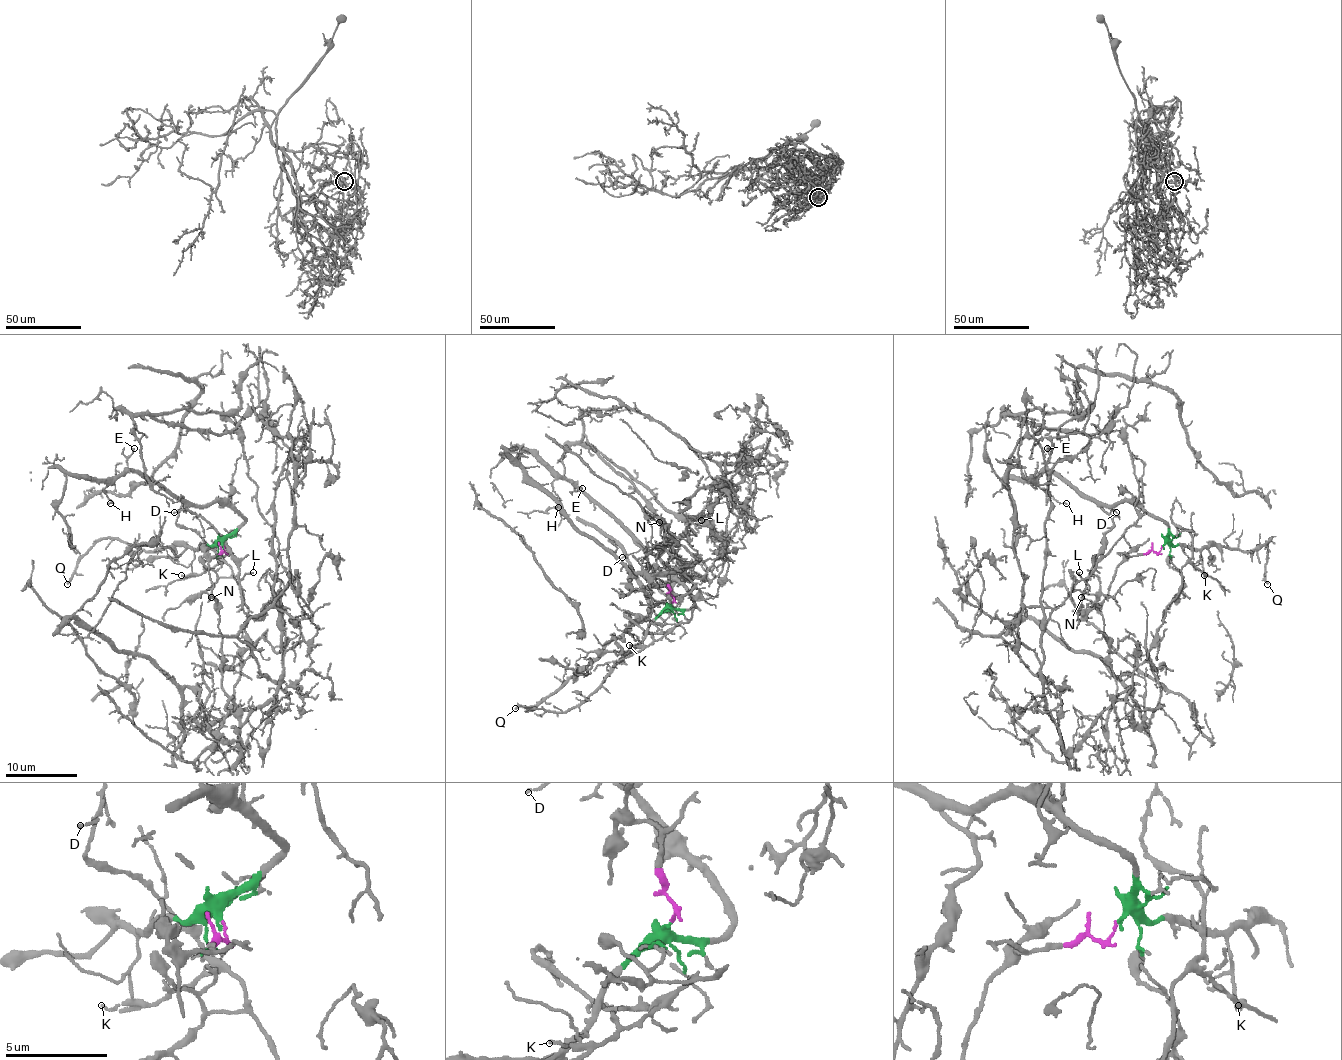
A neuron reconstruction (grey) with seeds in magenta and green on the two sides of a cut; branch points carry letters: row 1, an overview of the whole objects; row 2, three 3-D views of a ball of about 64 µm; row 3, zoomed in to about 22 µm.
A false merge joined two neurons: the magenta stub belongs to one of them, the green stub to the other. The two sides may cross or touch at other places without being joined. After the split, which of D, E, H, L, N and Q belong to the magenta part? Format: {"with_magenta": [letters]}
{"with_magenta": ["N"]}

